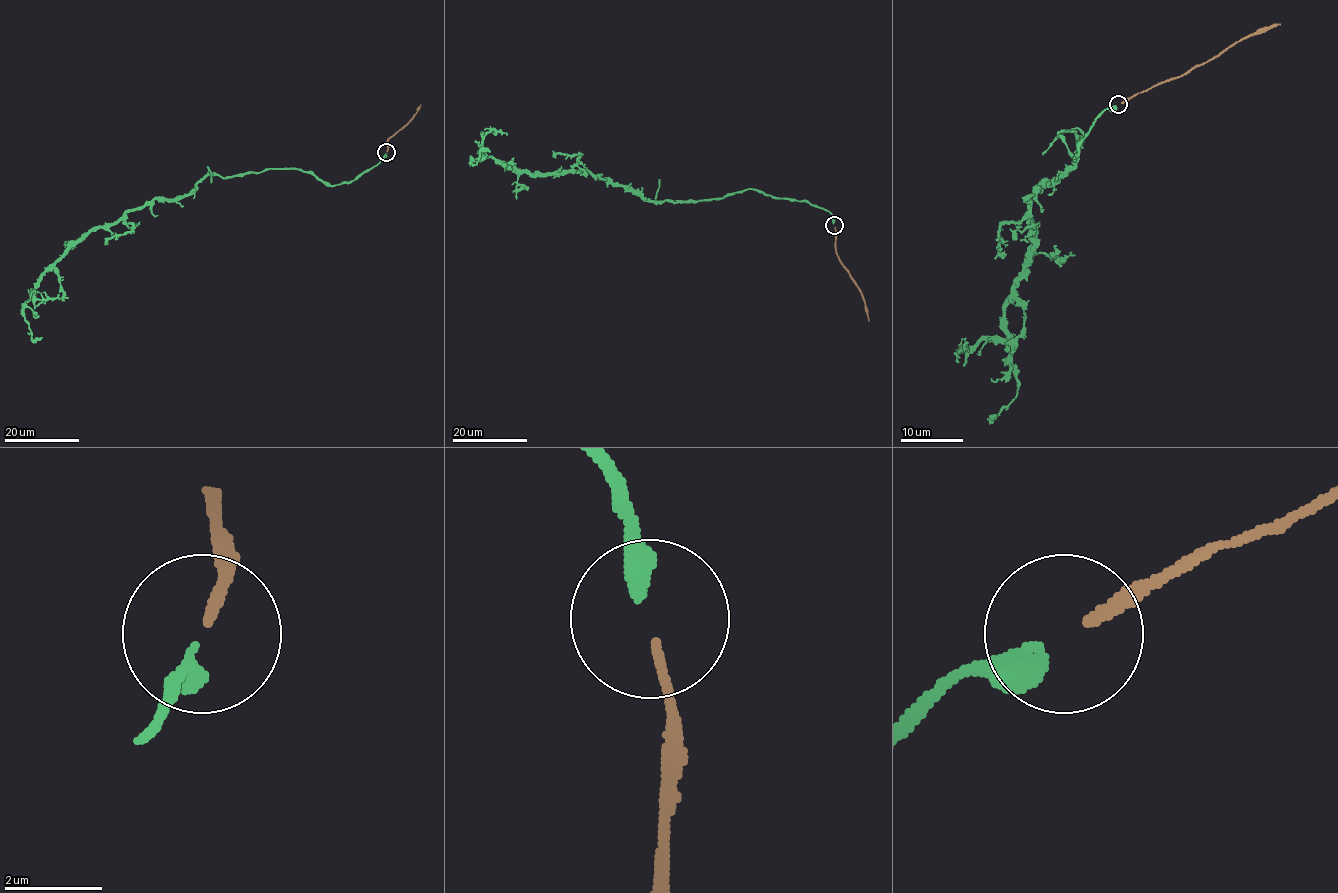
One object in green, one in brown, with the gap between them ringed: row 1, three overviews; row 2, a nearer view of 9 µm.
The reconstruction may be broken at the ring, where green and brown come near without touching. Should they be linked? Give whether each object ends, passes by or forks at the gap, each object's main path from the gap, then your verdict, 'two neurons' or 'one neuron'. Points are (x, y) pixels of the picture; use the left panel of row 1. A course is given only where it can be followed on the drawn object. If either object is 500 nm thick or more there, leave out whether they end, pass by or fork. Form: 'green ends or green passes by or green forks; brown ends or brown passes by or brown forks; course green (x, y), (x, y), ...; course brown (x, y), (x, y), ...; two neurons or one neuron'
green ends; brown ends; course green (386, 153), (341, 184), (301, 170), (205, 175), (185, 195), (94, 227), (27, 301), (32, 338), (42, 337); course brown (387, 152), (388, 140), (414, 116), (420, 104); one neuron

